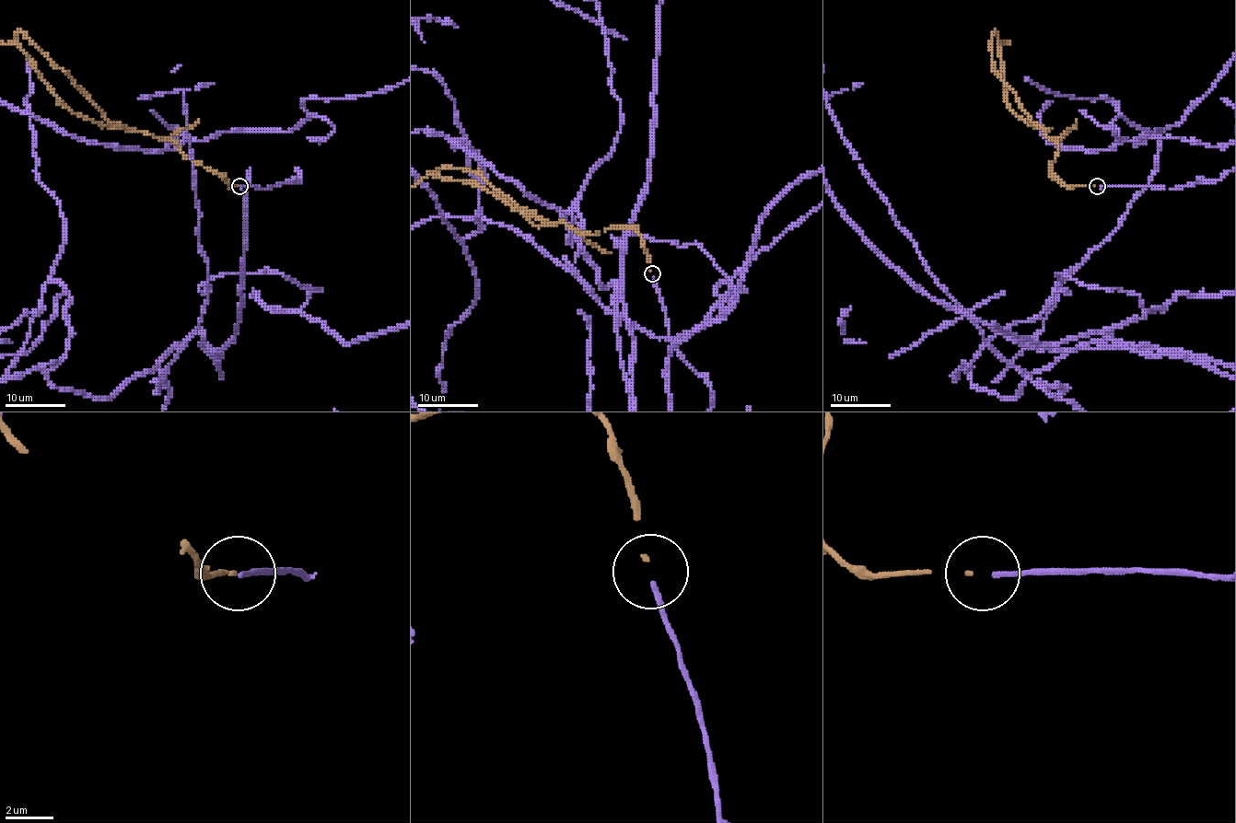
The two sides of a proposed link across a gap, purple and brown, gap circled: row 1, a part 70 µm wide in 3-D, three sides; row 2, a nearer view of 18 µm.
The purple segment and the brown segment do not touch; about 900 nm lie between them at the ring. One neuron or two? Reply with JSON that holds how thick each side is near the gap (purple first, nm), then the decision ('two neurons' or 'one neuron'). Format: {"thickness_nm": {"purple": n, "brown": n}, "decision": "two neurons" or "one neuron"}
{"thickness_nm": {"purple": 200, "brown": 120}, "decision": "one neuron"}

